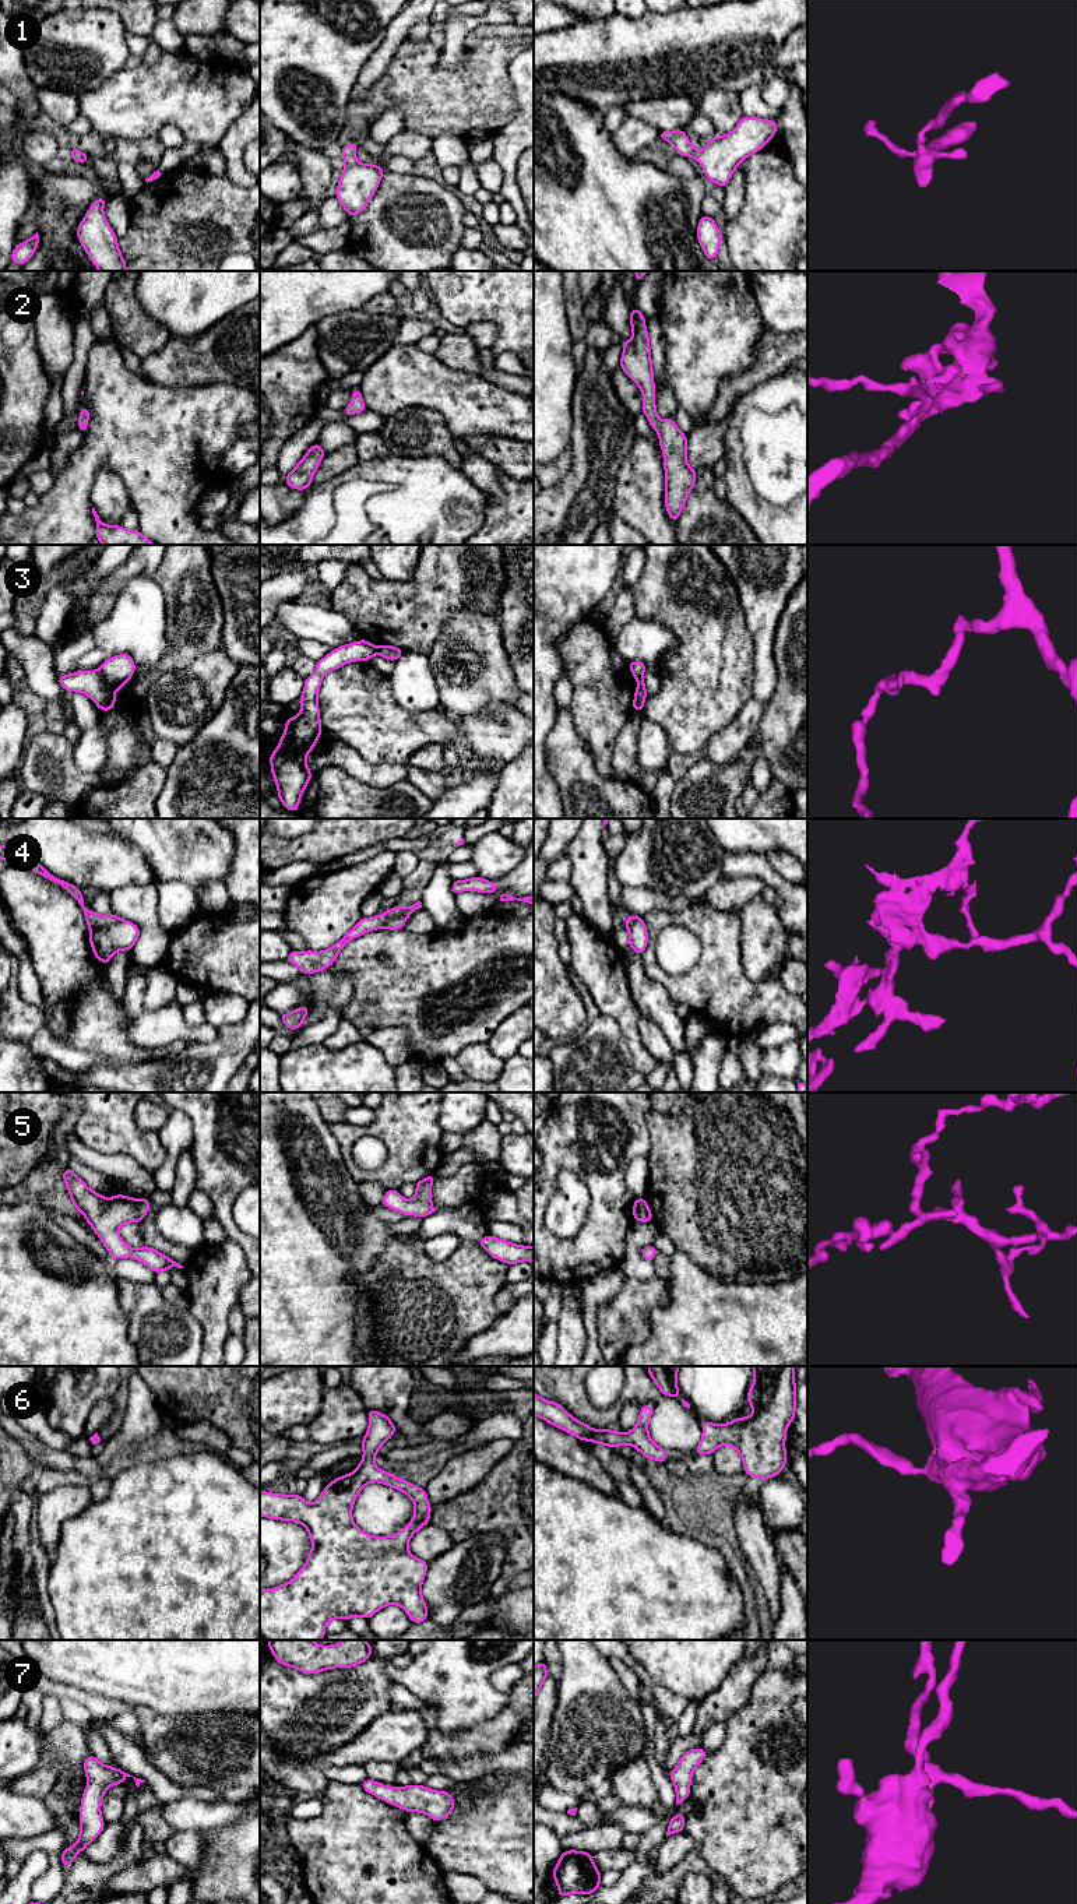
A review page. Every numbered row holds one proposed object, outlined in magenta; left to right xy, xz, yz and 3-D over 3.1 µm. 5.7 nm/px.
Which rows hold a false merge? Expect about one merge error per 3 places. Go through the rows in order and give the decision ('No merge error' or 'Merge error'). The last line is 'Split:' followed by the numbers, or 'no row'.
1: No merge error
2: No merge error
3: Merge error
4: Merge error
5: No merge error
6: No merge error
7: No merge error
Split: 3, 4

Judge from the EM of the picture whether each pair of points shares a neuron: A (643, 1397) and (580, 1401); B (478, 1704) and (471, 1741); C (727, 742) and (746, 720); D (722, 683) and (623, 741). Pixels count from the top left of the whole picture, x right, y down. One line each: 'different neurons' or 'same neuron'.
A: same neuron
B: different neurons
C: same neuron
D: different neurons

